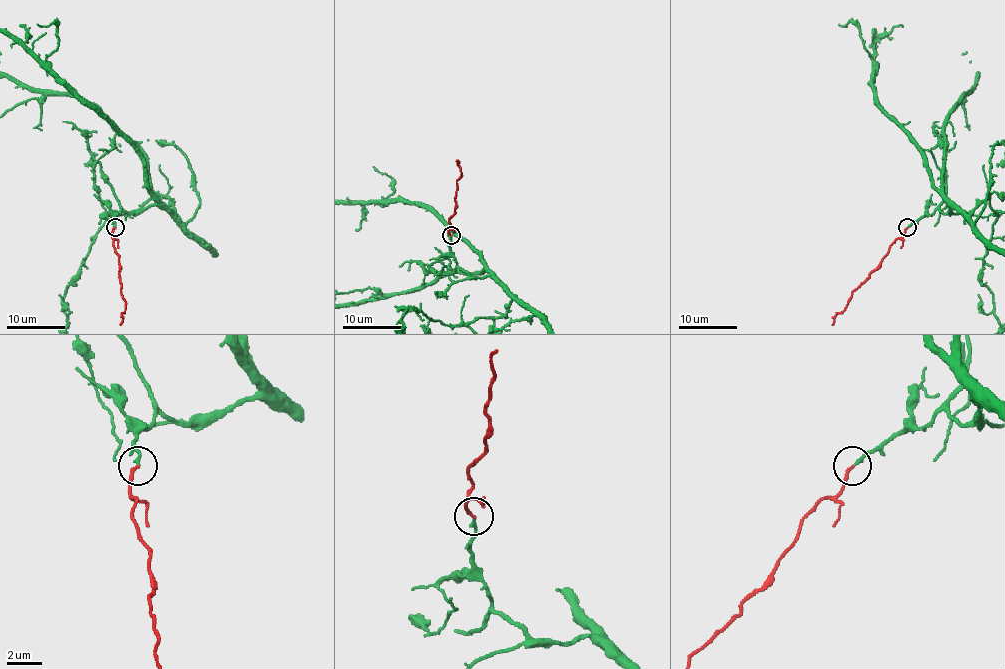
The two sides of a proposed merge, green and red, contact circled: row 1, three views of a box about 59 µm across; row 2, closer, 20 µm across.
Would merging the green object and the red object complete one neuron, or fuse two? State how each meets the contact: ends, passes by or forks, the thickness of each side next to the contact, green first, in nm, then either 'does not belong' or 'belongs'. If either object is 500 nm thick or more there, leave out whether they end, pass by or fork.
green ends | red ends | 190/200 nm | belongs

